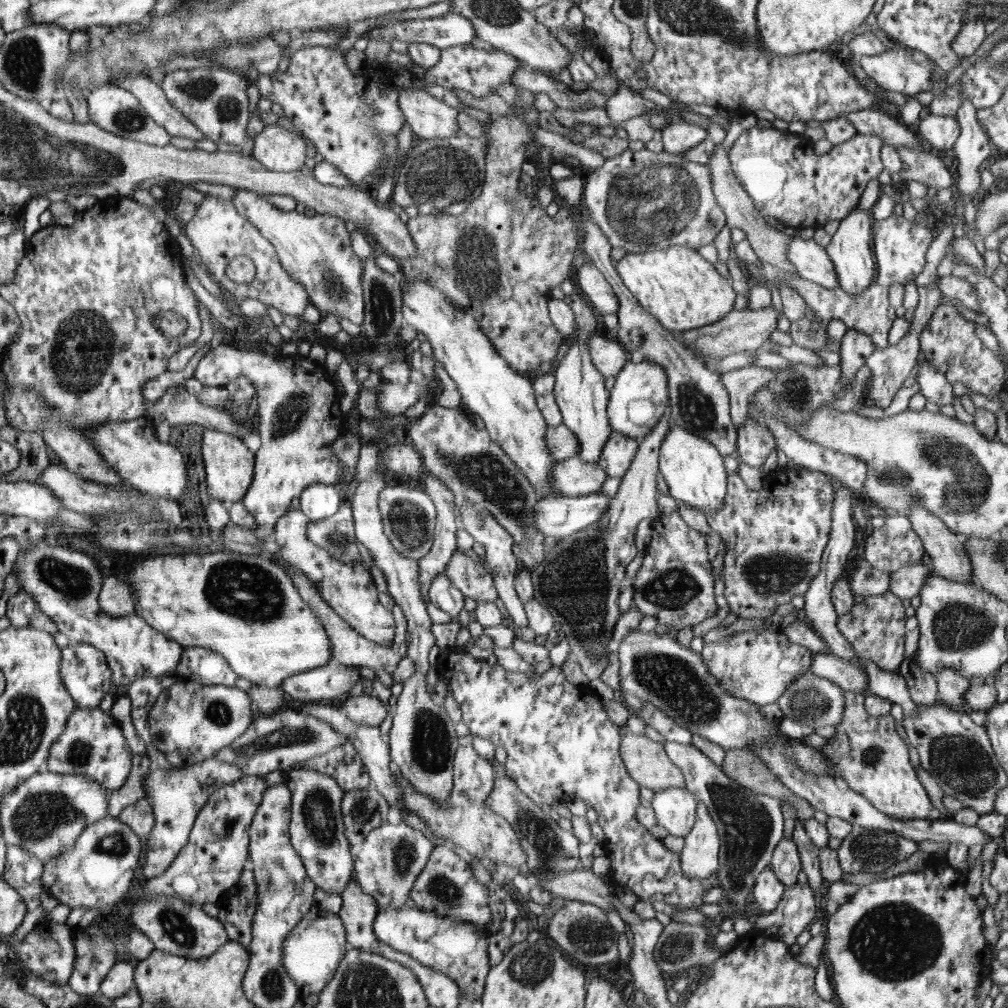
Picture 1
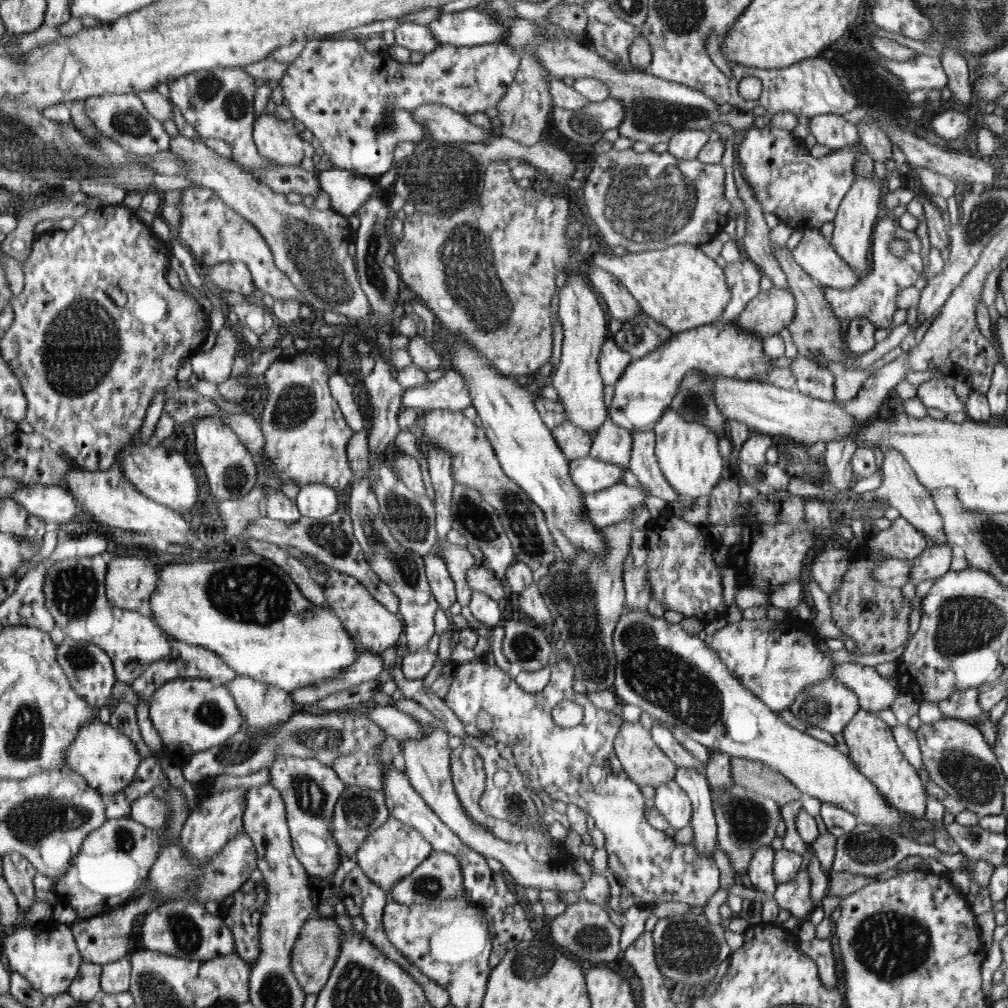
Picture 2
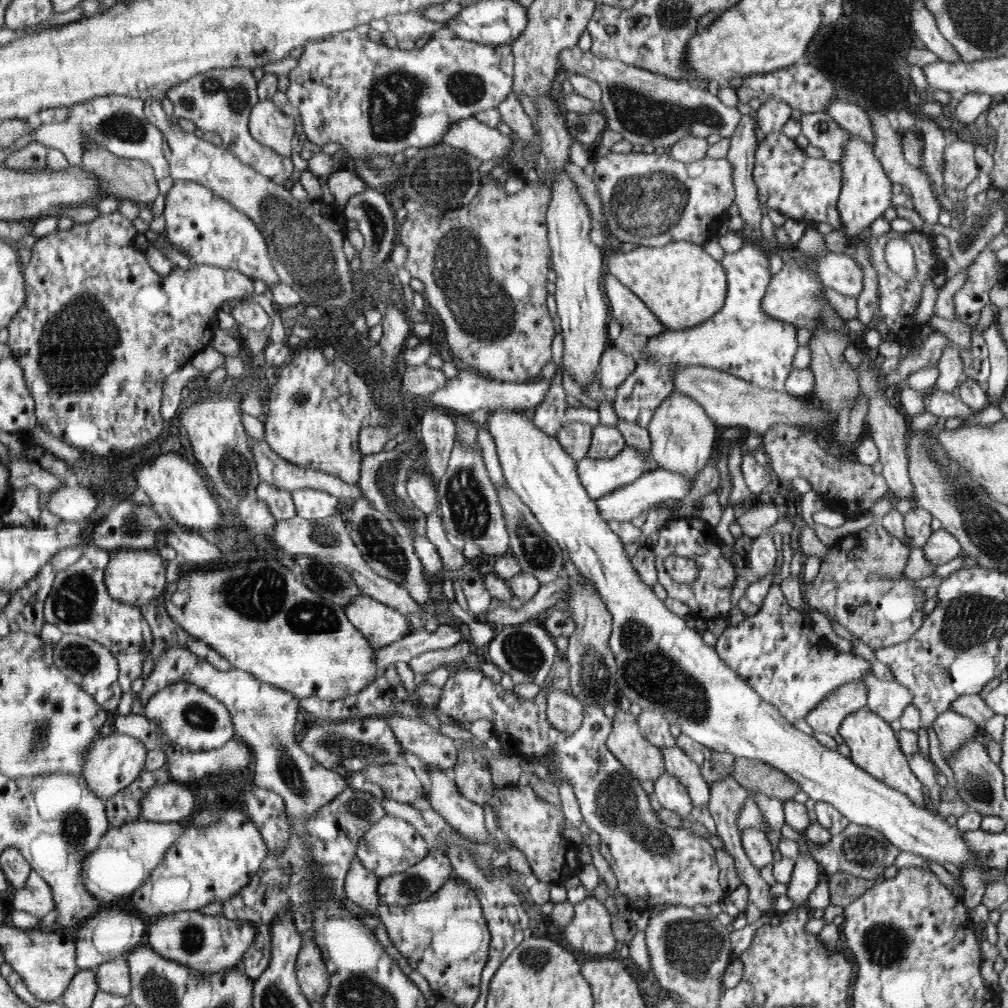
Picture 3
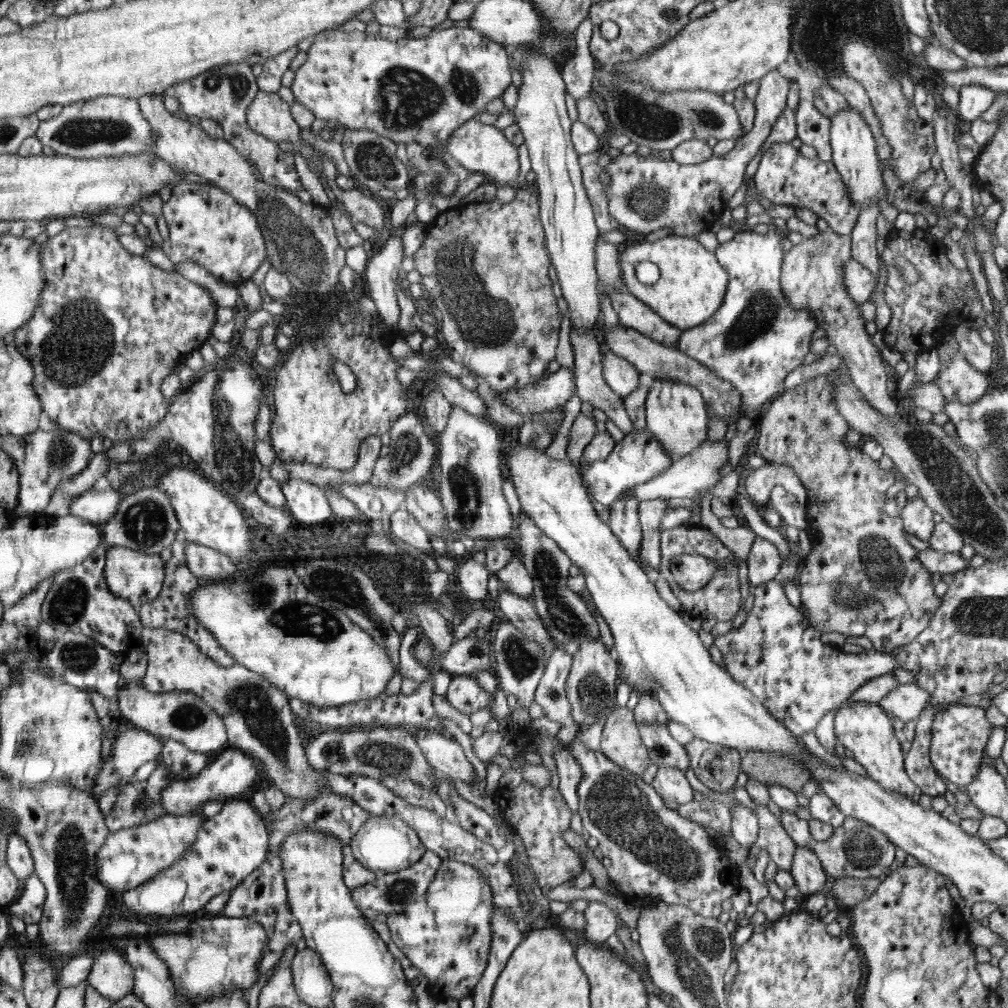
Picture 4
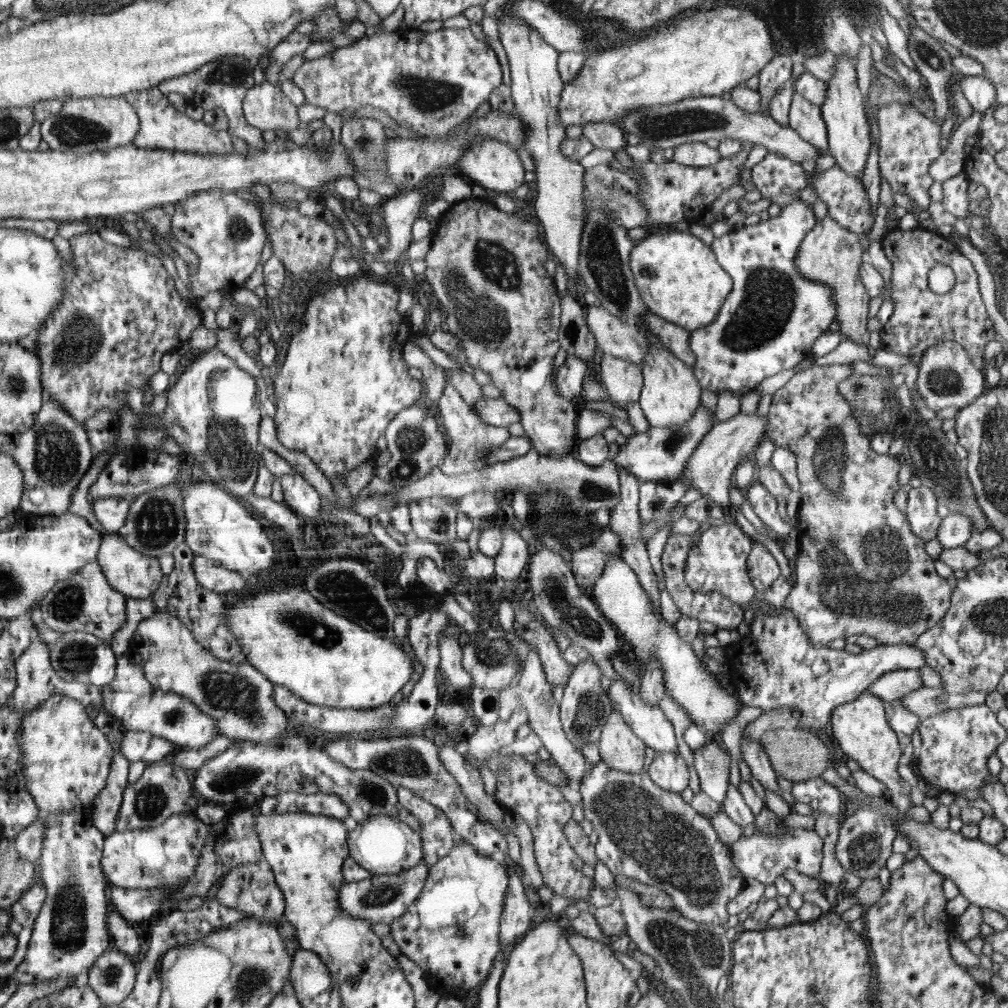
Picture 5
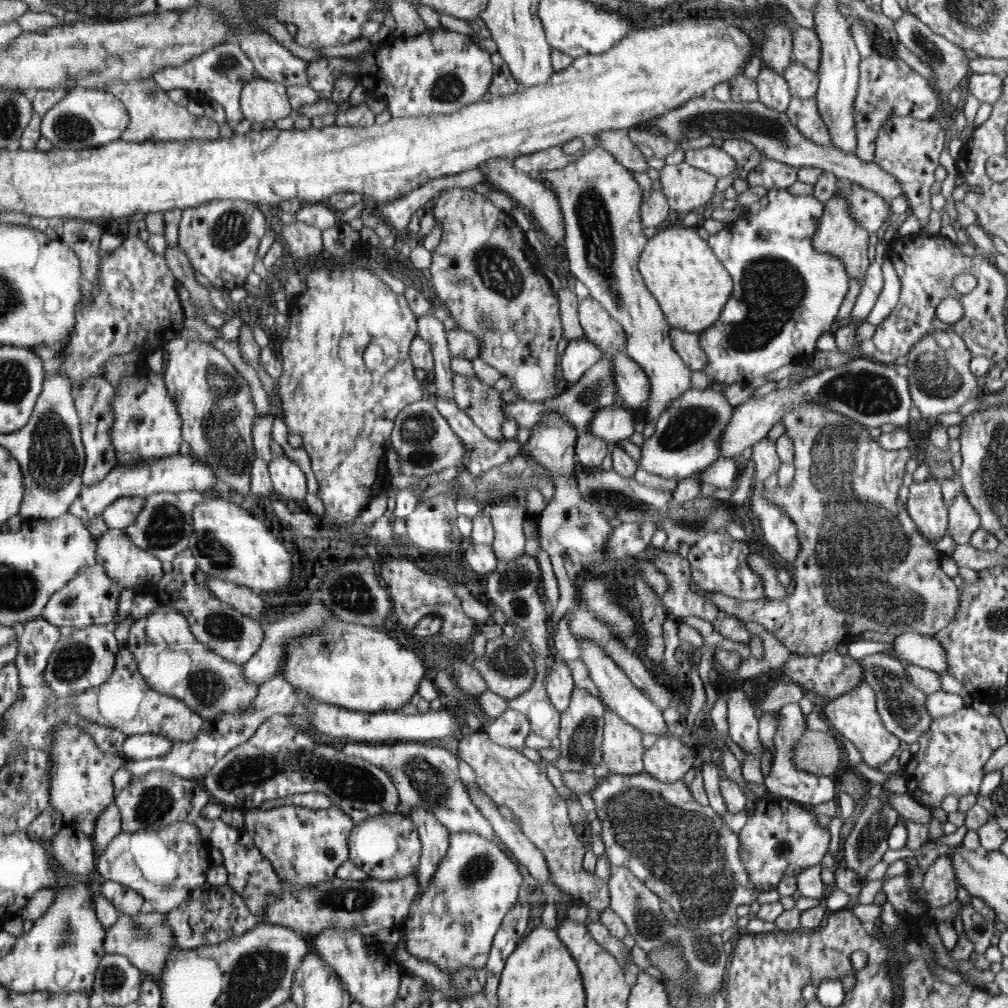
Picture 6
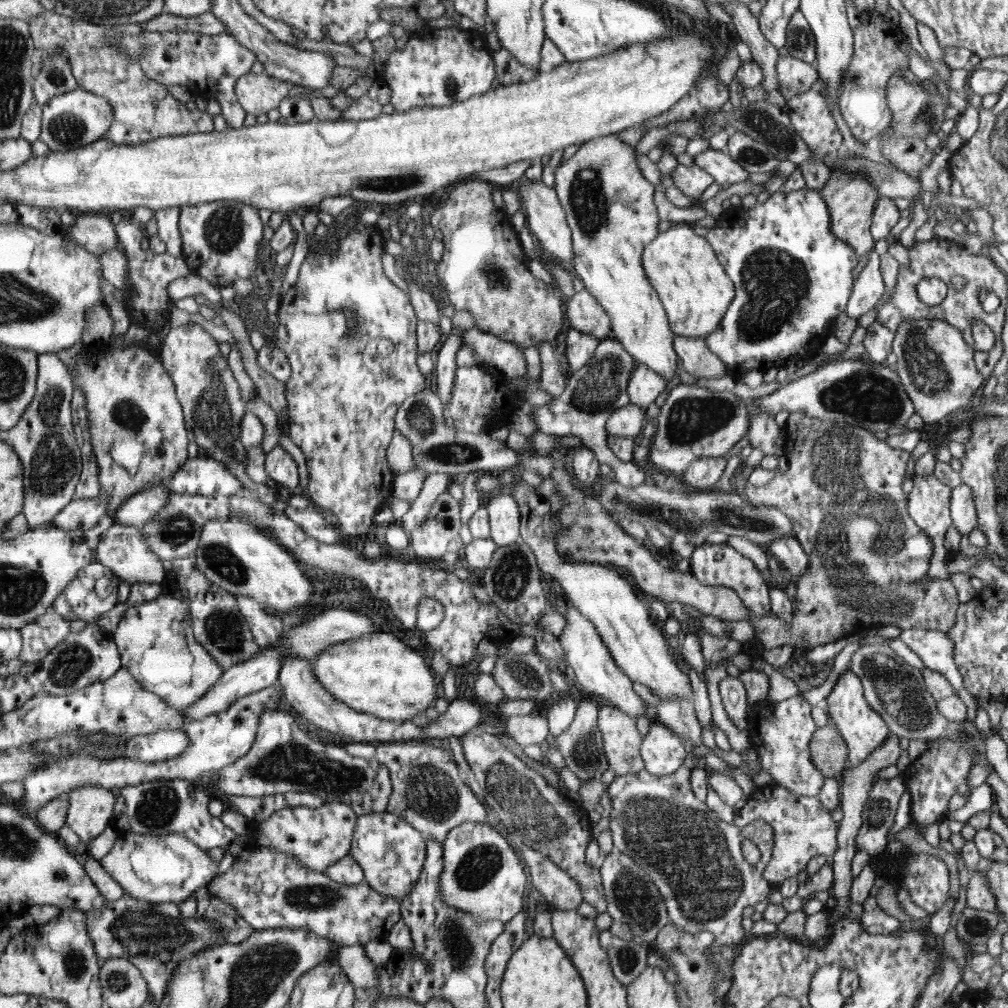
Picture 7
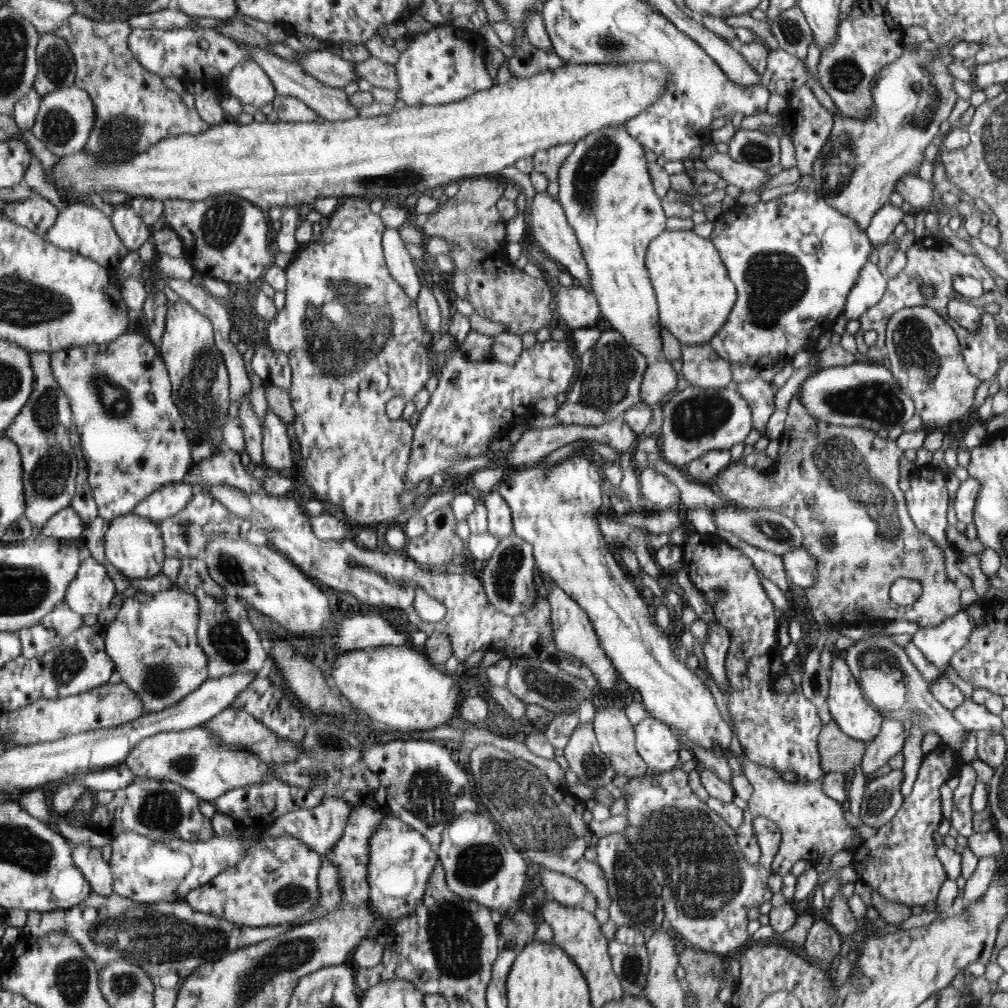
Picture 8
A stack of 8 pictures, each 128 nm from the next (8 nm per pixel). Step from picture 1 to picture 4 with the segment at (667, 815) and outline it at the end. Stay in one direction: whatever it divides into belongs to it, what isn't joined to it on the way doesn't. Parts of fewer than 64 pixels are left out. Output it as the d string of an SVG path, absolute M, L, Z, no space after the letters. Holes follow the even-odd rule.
M660 766L651 784L668 802L683 805L692 801L692 786L680 768Z

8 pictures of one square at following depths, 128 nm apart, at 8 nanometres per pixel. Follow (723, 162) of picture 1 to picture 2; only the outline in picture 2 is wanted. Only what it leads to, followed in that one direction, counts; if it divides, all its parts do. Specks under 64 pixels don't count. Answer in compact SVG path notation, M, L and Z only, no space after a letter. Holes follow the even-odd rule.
M770 240L769 244L778 260L778 264L781 264L782 270L787 275L788 286L794 294L794 298L796 298L796 317L792 319L788 330L792 336L792 342L796 344L798 349L797 354L818 362L820 366L822 366L821 359L842 362L844 334L840 330L840 320L834 316L830 304L824 298L823 291L820 290L813 278L795 261L787 245L773 246Z

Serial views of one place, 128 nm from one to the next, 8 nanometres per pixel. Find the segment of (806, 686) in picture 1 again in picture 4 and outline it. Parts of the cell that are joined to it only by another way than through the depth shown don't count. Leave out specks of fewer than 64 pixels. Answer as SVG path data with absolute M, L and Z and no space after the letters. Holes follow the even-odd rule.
M886 673L885 675L870 679L861 687L858 687L858 689L854 691L854 695L850 695L844 703L838 705L838 708L830 710L830 713L826 714L818 722L818 725L815 728L815 733L820 744L827 749L827 752L834 752L836 742L838 742L836 733L834 732L834 722L836 714L842 706L852 702L868 702L868 704L880 702L882 697L888 694L888 691L896 689L898 683L899 682L895 679L893 674Z

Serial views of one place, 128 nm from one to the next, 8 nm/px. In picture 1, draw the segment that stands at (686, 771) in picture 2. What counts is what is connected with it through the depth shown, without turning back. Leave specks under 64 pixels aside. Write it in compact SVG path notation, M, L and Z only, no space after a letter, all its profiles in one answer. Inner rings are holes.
M697 800L696 826L684 838L681 850L682 872L692 880L704 880L717 872L720 841L717 826L702 800Z

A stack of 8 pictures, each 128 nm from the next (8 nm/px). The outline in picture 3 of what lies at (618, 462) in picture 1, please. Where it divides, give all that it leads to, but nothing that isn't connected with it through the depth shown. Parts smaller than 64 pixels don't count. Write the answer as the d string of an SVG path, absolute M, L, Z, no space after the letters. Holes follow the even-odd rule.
M598 423L593 428L593 434L591 437L591 446L587 457L596 459L612 459L621 455L627 443L625 436L617 425L607 426Z

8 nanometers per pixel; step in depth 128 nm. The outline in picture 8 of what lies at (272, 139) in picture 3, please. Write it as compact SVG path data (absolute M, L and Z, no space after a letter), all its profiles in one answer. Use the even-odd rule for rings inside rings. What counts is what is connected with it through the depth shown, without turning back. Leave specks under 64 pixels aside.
M246 60L245 63L234 66L226 82L232 96L237 97L242 104L256 109L273 103L278 96L273 79L254 60Z

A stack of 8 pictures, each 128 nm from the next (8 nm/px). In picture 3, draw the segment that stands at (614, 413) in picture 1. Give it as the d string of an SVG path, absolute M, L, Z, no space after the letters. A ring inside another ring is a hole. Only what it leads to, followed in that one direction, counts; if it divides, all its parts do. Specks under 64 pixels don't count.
M749 241L736 243L740 244L738 252L730 254L726 251L722 256L722 264L726 272L730 272L730 296L726 296L725 306L698 327L681 331L664 330L662 334L649 338L636 359L636 370L613 392L612 404L619 420L648 428L657 408L675 390L674 370L686 366L714 368L758 387L784 390L798 348L797 327L790 322L774 320L762 308L772 282L770 254L766 248Z

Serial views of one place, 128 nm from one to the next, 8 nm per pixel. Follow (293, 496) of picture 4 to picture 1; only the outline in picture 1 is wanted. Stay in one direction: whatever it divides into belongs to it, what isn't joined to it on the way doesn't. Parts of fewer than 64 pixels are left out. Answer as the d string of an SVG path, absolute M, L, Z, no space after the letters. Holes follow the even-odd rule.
M315 483L301 493L301 512L310 521L318 521L336 514L344 501L345 489L338 486Z

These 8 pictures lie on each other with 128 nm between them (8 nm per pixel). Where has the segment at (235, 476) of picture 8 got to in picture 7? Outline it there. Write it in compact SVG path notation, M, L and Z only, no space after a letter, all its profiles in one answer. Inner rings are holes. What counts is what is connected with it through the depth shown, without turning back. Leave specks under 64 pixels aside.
M205 456L188 458L187 463L173 479L163 480L162 486L169 486L172 493L180 495L201 495L204 497L234 496L244 493L242 484L216 460Z

